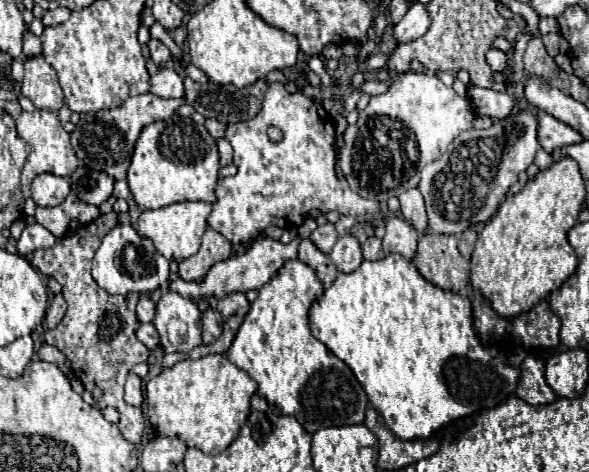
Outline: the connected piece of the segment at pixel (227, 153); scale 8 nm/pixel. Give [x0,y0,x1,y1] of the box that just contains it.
[216,138,232,166]

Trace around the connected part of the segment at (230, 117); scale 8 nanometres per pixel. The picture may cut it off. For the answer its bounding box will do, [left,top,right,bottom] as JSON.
[184,78,266,124]

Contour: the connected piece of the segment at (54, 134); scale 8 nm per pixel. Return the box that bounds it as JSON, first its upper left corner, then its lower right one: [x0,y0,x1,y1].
[16,110,78,198]

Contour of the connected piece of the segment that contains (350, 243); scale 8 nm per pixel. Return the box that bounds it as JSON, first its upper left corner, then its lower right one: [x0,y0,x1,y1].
[330,234,362,272]

